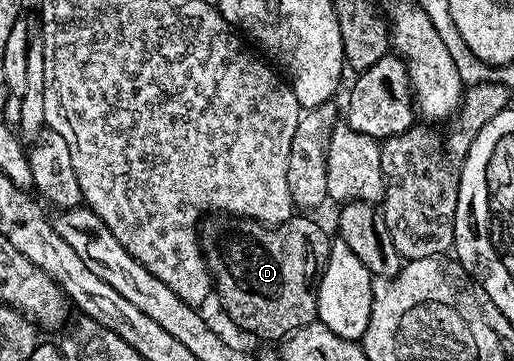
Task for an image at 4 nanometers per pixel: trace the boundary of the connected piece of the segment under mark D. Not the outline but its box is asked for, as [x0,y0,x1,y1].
[198,213,330,341]

